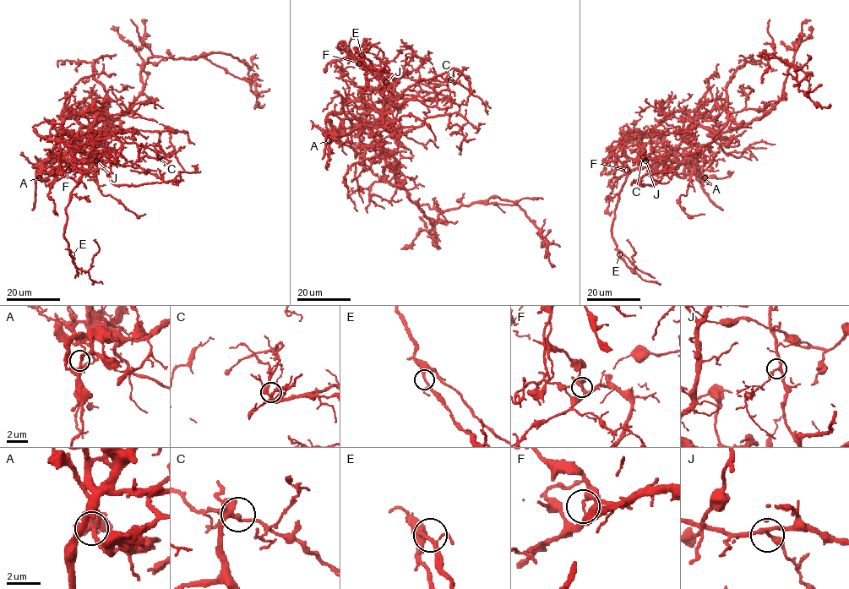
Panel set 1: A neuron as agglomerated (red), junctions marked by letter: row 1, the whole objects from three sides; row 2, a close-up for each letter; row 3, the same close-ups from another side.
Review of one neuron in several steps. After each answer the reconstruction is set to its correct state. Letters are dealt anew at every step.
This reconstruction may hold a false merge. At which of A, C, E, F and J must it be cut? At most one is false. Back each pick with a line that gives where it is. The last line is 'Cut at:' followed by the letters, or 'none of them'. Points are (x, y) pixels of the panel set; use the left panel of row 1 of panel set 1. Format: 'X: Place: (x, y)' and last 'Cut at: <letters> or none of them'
F: Place: (68, 170)
Cut at: F

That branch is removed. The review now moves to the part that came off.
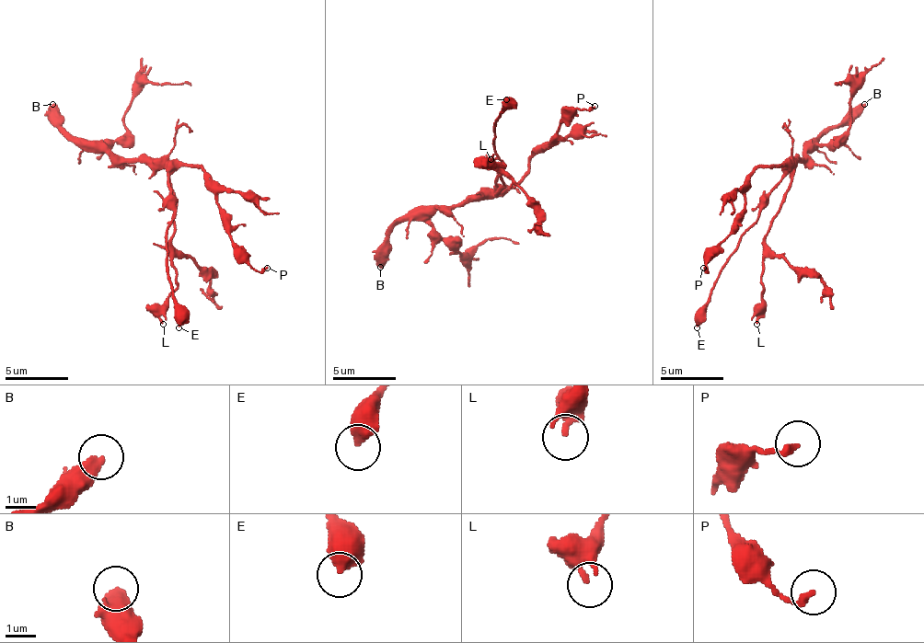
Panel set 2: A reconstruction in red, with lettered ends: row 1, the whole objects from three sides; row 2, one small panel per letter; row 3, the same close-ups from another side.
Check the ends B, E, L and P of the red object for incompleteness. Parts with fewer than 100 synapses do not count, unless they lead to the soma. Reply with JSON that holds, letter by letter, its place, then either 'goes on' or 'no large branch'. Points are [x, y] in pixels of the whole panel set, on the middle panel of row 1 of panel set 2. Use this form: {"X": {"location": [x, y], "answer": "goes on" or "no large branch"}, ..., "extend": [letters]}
{"B": {"location": [380, 267], "answer": "goes on"}, "E": {"location": [506, 99], "answer": "no large branch"}, "L": {"location": [490, 159], "answer": "no large branch"}, "P": {"location": [594, 106], "answer": "no large branch"}, "extend": ["B"]}

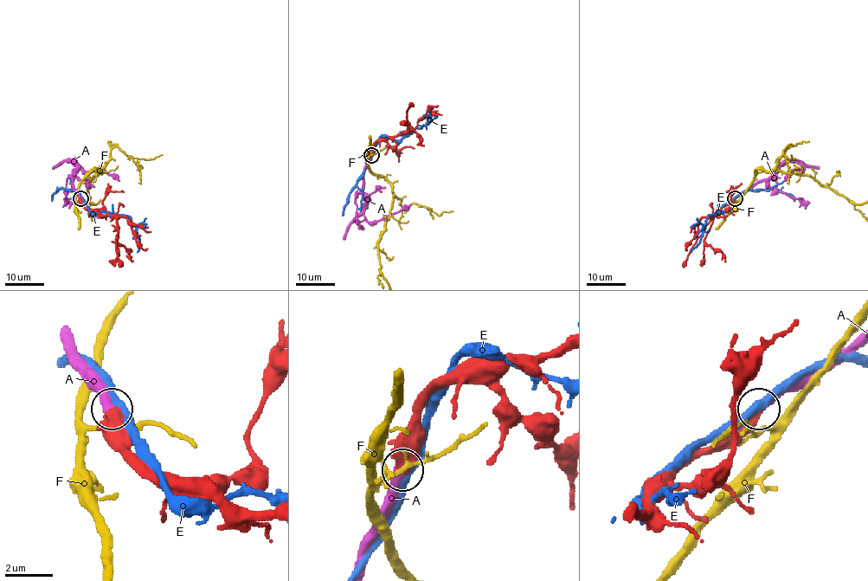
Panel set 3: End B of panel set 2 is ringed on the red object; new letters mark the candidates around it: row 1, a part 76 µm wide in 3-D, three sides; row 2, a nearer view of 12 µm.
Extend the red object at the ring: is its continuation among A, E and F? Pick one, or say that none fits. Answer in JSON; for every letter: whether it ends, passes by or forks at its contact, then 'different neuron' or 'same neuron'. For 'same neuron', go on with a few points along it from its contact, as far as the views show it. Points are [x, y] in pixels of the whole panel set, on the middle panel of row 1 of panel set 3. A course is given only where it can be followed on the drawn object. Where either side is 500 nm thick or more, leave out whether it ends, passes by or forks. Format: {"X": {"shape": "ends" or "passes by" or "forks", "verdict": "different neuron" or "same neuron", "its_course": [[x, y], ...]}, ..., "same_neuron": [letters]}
{"A": {"verdict": "same neuron", "its_course": [[371, 154], [363, 174], [363, 192], [367, 200], [363, 216], [369, 222], [384, 220], [410, 204]]}, "E": {"verdict": "different neuron"}, "F": {"verdict": "different neuron"}, "same_neuron": ["A"]}

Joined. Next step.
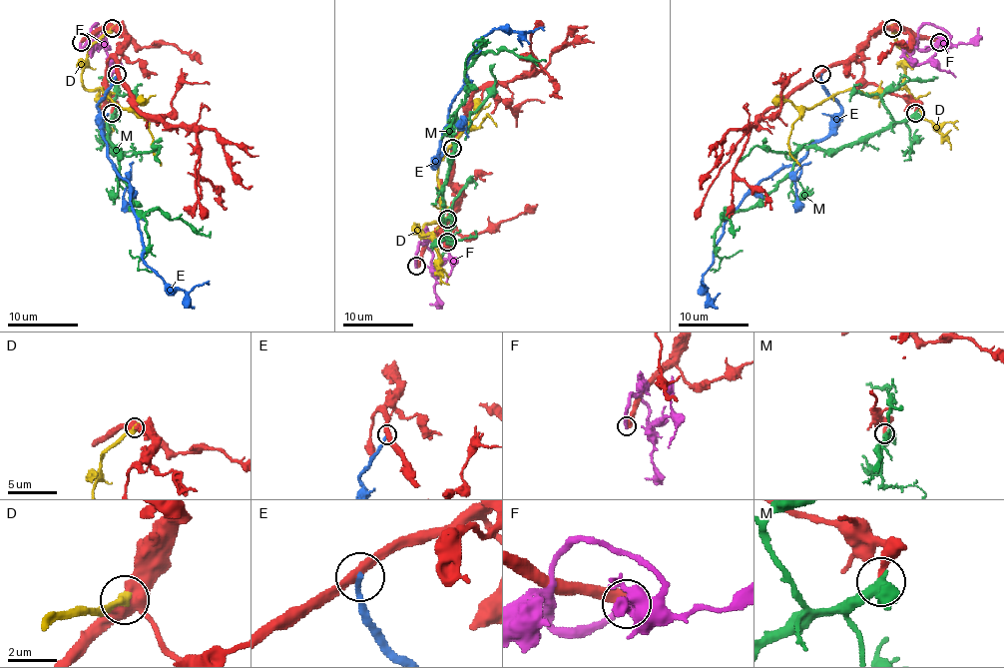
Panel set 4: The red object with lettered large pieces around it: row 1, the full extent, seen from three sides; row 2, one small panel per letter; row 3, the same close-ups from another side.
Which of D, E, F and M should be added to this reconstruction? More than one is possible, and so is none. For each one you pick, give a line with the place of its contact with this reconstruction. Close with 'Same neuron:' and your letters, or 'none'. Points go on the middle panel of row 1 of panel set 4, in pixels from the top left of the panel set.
Same neuron: none

